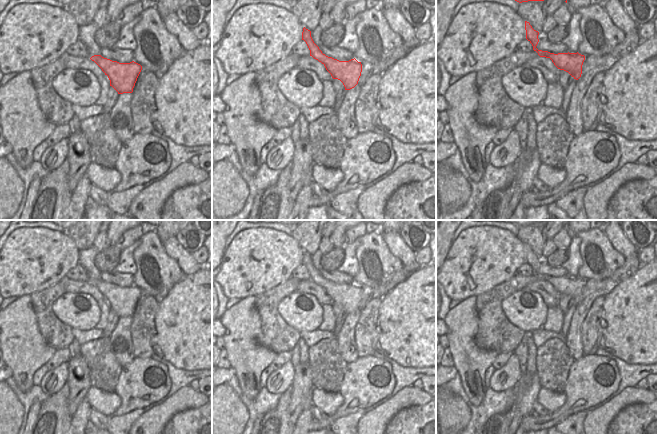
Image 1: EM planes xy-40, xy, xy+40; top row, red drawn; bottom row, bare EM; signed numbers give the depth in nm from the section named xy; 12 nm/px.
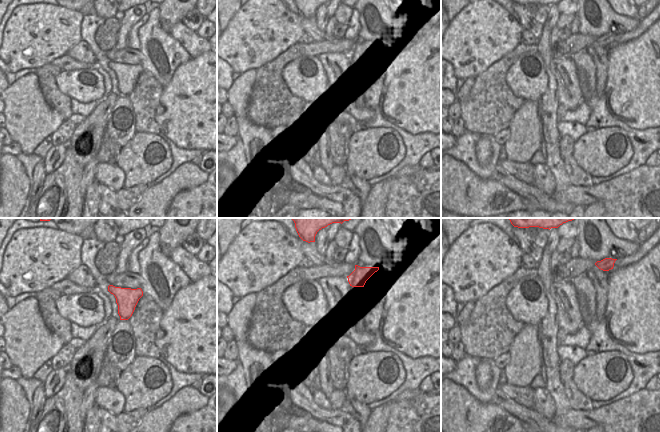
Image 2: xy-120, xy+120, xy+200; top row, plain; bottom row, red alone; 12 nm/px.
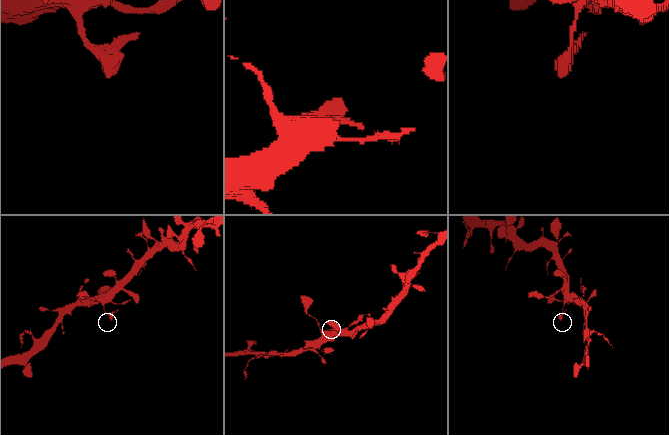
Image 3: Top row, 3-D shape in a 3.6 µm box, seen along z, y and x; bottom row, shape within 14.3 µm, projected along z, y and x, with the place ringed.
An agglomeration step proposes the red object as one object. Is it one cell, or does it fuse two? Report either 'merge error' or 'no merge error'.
no merge error

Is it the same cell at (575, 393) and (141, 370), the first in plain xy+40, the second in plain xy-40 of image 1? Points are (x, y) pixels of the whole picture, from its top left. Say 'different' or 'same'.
same

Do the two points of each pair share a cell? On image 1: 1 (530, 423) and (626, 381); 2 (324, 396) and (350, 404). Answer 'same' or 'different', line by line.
1: different
2: different

